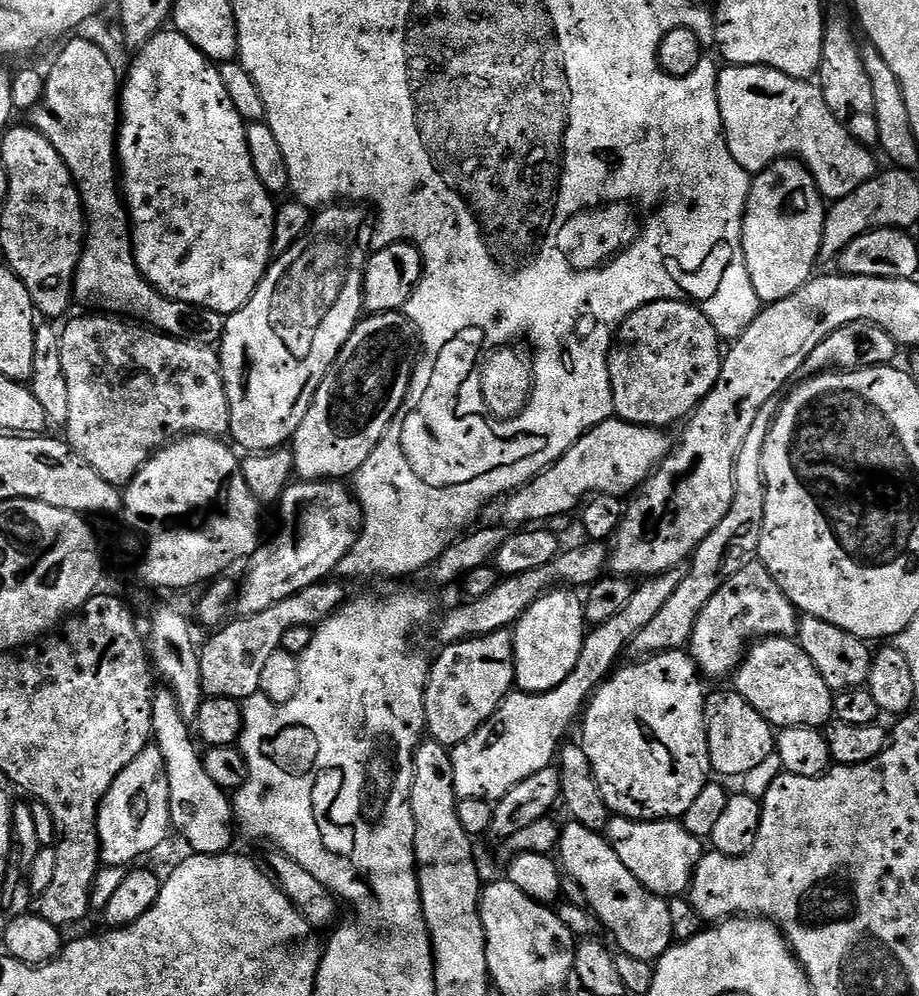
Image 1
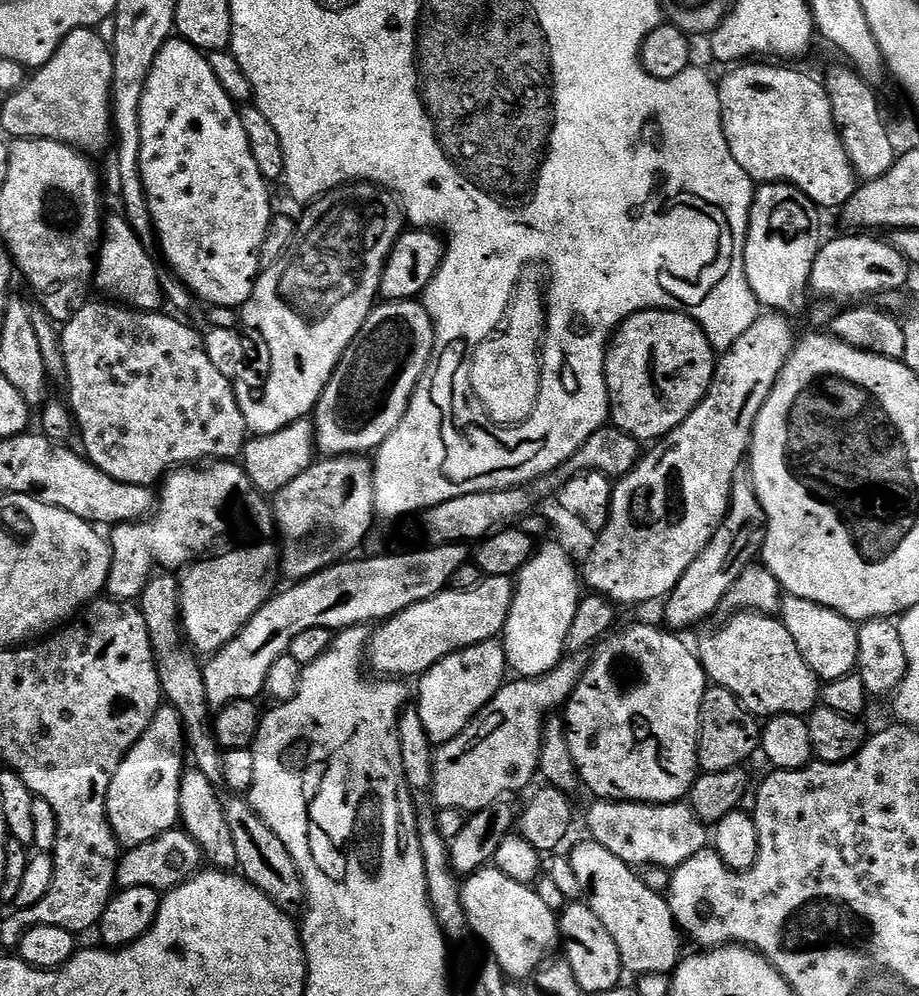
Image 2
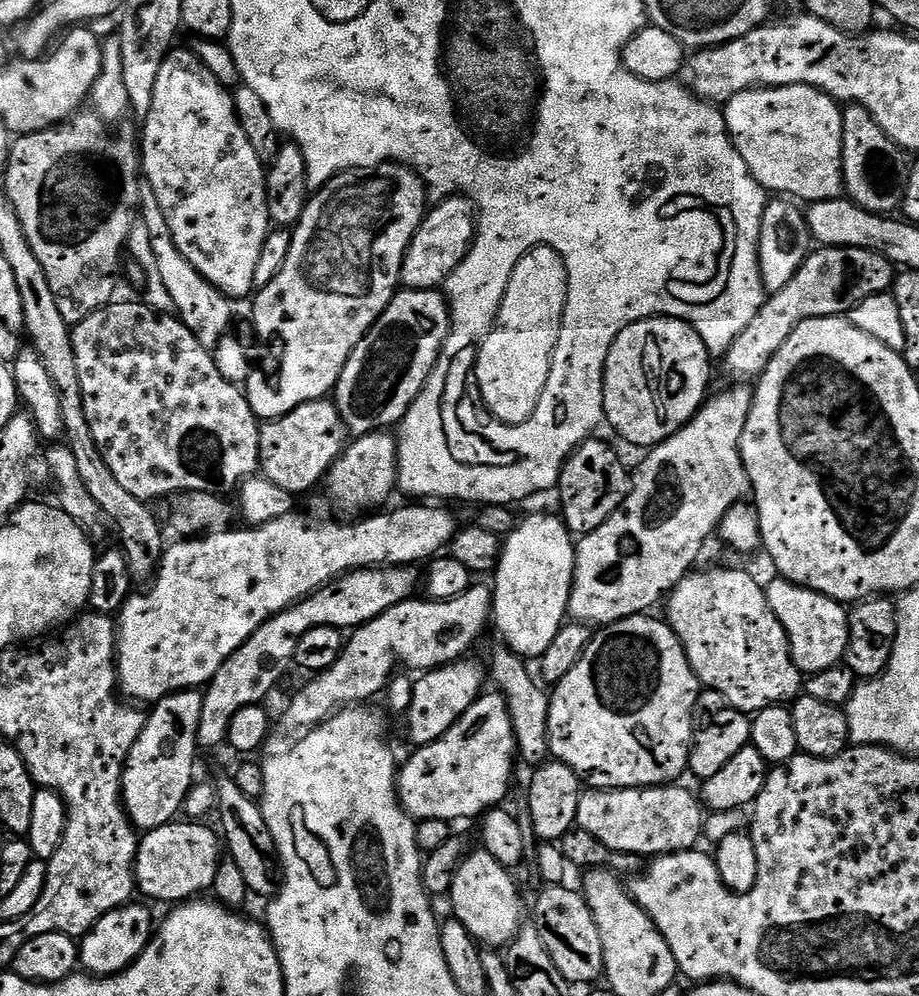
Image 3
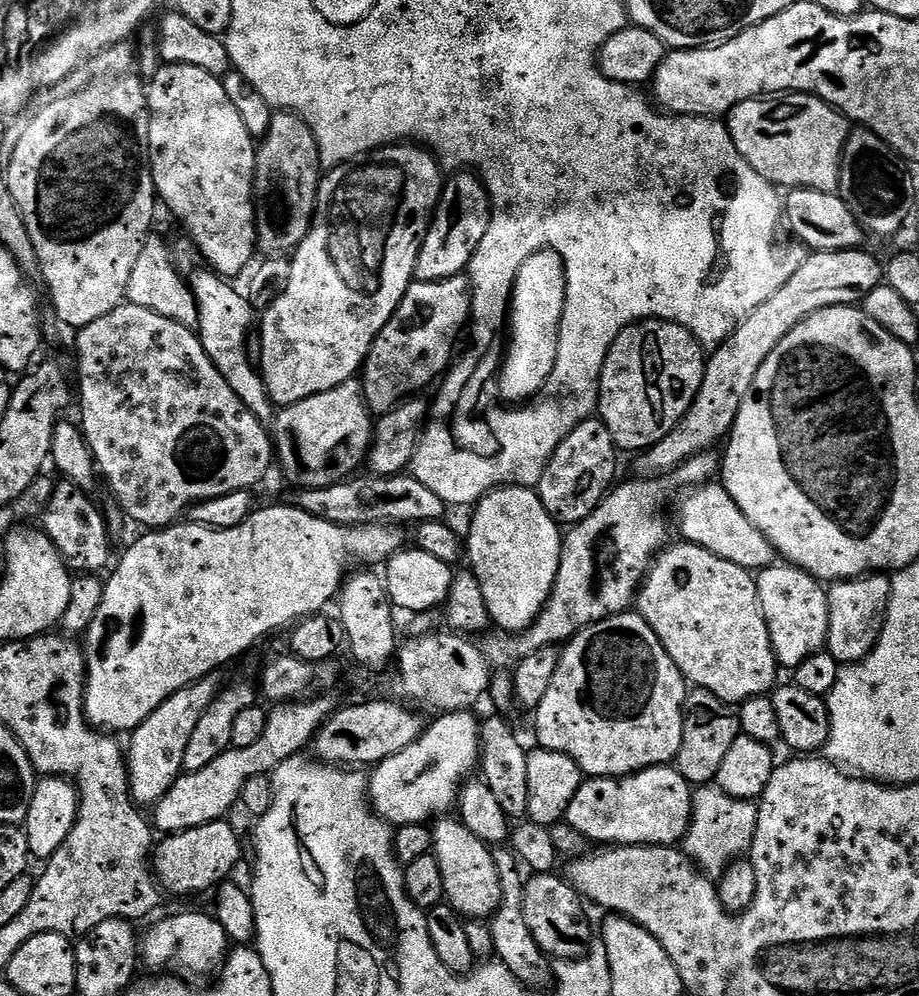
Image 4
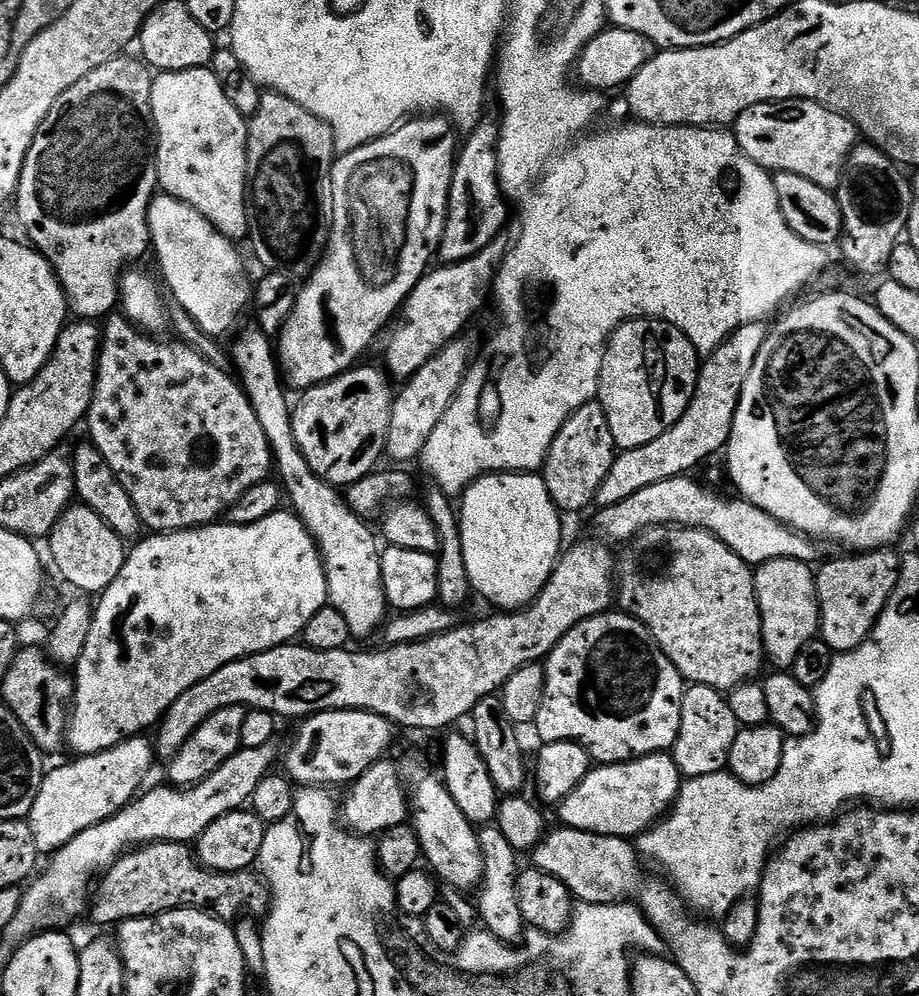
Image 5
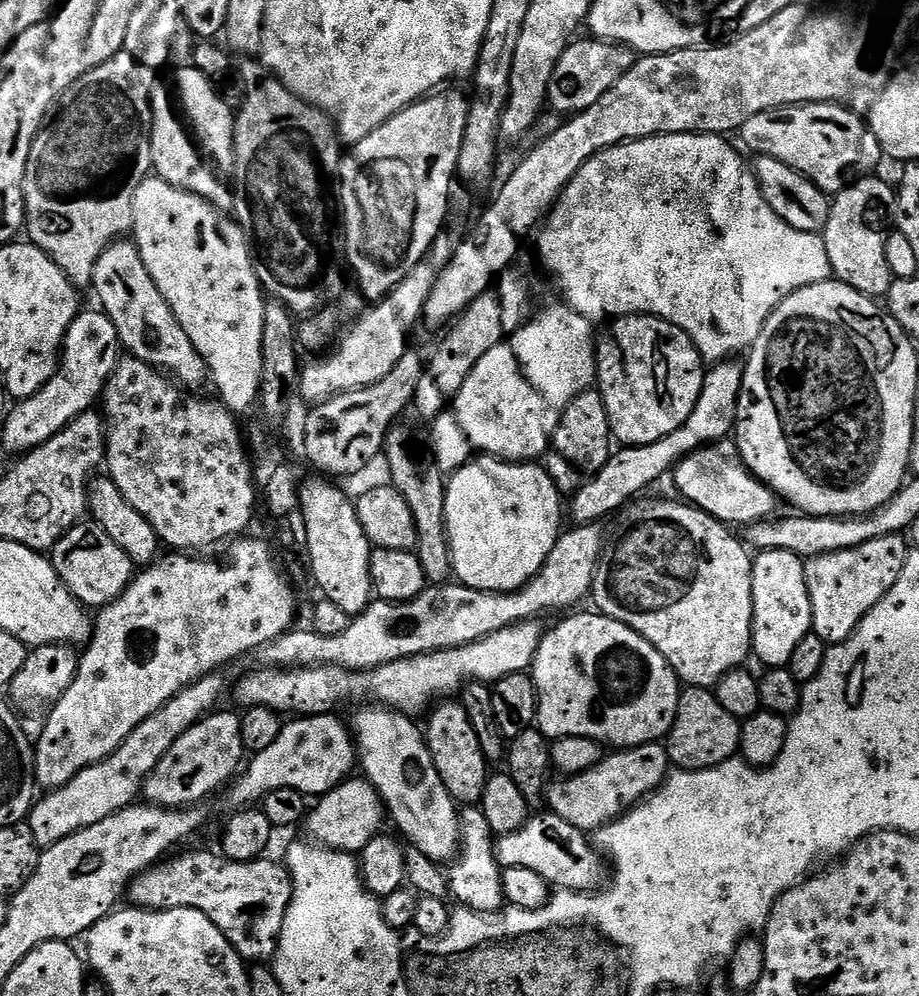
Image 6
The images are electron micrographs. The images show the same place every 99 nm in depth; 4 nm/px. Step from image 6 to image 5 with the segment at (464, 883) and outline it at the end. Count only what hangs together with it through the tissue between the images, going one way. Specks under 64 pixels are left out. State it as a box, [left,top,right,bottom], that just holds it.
[474,826,526,944]

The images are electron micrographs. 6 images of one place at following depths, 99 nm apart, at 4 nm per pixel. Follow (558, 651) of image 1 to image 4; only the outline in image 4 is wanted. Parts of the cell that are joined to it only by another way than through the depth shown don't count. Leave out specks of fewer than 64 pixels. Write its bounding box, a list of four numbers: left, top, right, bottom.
[466,488,561,634]

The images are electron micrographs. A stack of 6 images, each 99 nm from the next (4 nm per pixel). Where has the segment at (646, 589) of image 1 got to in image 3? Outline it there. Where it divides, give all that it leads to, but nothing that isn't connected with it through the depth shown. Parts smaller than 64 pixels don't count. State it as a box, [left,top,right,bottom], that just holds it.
[396,694,517,822]

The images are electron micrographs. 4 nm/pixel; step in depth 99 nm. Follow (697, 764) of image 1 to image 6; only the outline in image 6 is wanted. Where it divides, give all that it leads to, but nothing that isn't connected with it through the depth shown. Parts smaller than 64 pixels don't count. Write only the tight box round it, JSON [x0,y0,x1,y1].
[530,610,682,750]

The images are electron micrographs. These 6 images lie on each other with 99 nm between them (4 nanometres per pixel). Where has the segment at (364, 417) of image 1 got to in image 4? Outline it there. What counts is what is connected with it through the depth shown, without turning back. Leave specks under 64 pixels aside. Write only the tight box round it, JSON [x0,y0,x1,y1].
[362,274,472,418]

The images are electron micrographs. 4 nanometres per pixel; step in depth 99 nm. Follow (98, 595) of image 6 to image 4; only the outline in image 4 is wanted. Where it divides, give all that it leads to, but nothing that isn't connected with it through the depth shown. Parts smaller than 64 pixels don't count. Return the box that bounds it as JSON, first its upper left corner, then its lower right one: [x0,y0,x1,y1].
[42,479,112,574]

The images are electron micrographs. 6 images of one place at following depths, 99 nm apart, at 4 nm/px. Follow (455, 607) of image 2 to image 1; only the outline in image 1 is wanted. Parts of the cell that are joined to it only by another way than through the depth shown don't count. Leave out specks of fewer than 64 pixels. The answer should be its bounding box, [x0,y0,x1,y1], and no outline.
[436,542,609,646]

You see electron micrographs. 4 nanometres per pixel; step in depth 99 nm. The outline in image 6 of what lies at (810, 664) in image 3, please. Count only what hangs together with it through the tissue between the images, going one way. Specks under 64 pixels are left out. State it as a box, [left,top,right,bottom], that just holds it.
[752,550,812,669]

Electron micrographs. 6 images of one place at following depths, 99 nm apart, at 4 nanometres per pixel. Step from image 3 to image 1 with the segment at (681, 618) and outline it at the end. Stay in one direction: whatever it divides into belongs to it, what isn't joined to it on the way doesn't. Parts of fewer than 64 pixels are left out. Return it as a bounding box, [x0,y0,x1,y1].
[734,636,834,729]

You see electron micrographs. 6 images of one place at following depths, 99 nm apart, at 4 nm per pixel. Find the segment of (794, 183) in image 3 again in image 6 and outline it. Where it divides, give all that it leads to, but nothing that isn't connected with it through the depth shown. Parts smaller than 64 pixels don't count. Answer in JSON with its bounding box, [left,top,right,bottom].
[738,104,882,194]

